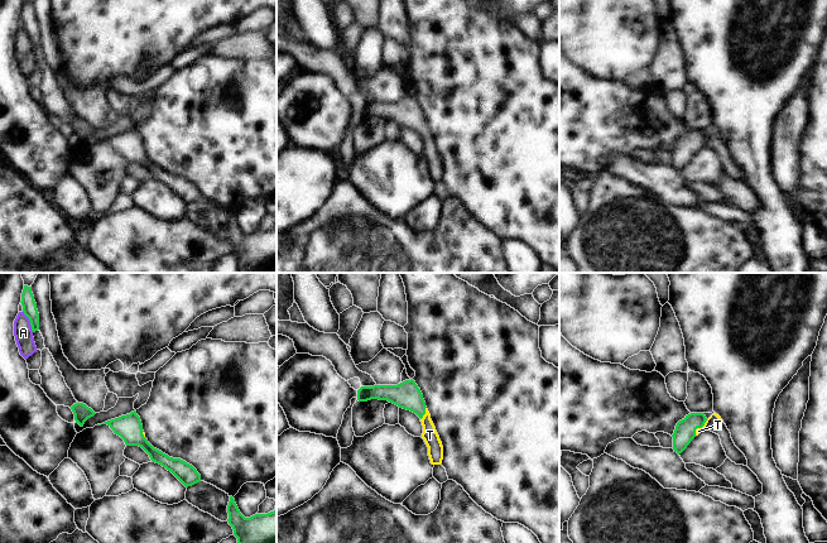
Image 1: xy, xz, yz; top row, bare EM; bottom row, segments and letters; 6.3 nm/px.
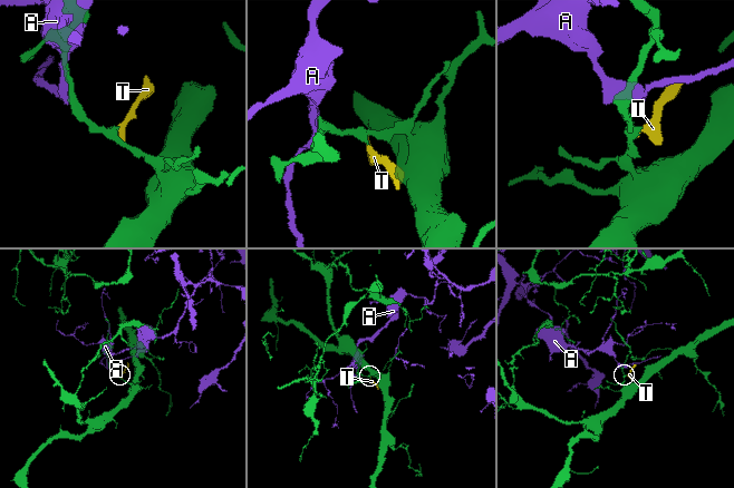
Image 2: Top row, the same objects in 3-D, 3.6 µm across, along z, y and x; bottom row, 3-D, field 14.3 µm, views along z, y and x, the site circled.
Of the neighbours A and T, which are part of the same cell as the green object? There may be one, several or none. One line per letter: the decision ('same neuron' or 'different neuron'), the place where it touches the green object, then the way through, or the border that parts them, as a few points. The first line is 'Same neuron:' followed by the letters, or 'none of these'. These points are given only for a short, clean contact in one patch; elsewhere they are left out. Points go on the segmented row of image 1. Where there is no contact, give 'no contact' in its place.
Same neuron: T
A: different neuron; contact xy (29, 320)
T: same neuron; contact xz (424, 413); way xz (407, 394), (424, 413), (429, 435)

